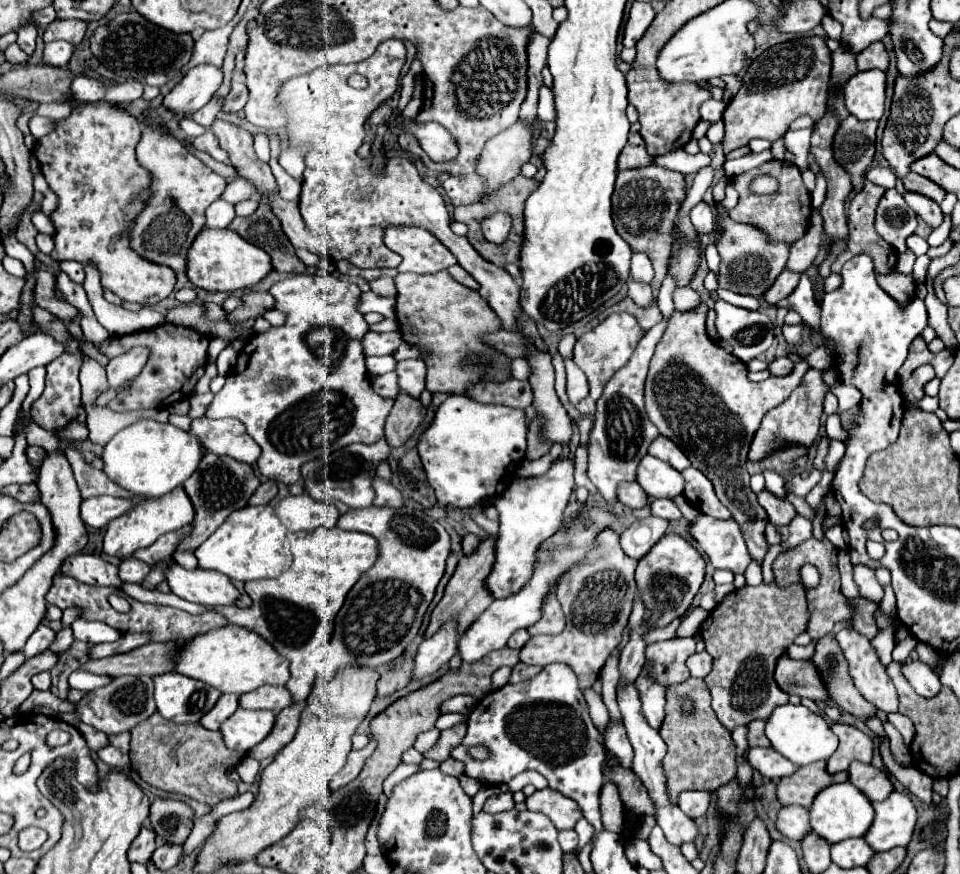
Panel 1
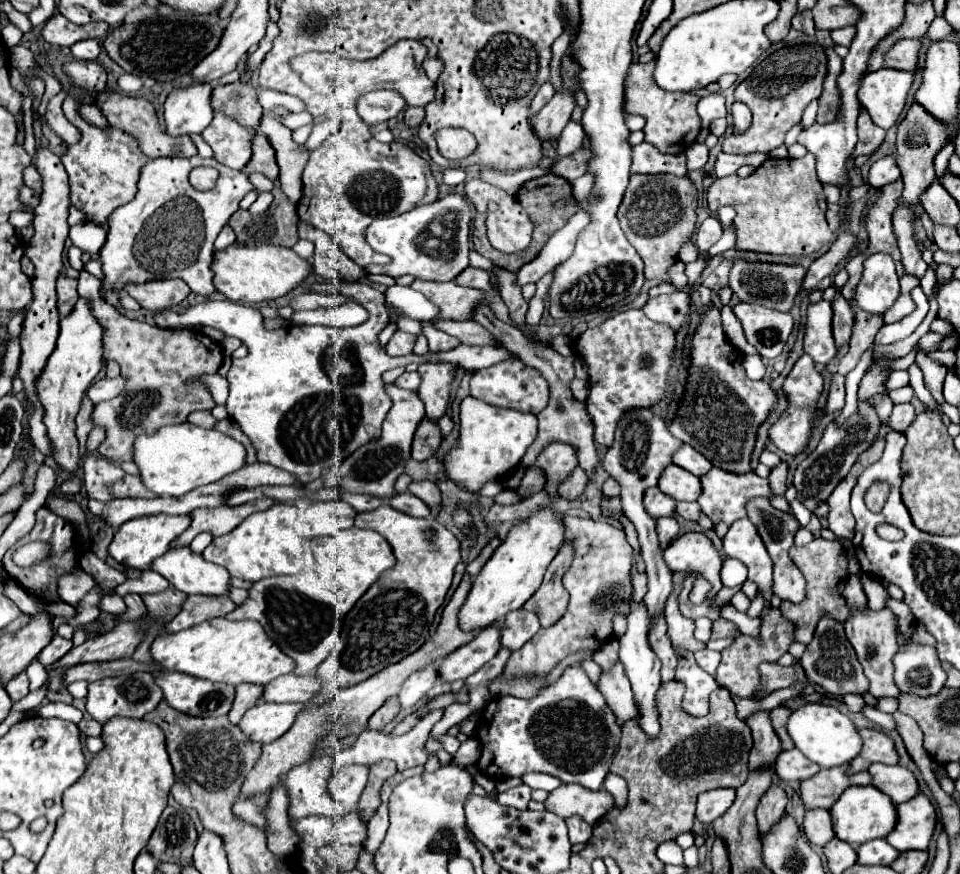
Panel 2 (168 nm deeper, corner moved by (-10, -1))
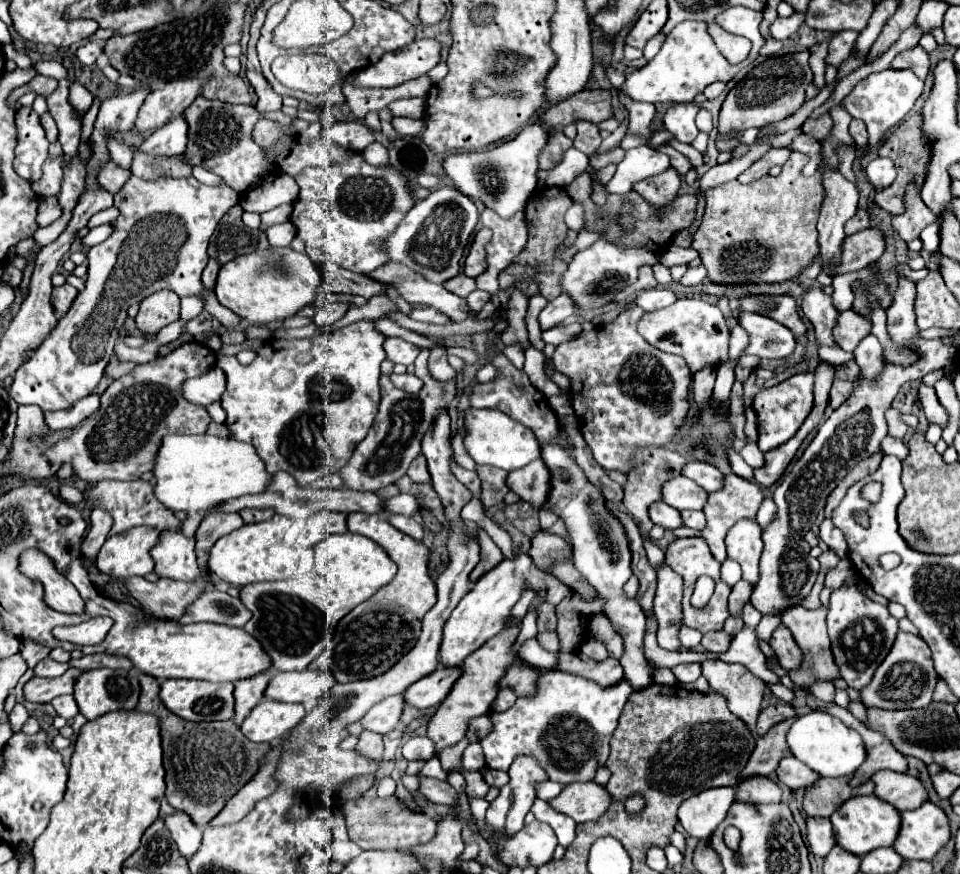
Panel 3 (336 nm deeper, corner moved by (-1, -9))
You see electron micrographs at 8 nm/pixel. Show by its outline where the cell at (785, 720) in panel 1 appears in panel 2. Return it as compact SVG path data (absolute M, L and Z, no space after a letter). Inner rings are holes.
M805 704L797 710L793 710L793 714L789 716L787 722L787 732L795 742L795 748L801 750L811 762L819 764L821 768L833 768L833 766L841 766L849 760L853 760L859 750L861 750L861 738L853 726L853 722L841 714L835 706L829 704Z

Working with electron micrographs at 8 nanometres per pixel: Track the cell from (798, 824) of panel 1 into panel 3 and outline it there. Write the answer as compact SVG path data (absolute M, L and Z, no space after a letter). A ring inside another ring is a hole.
M808 818L806 826L808 826L808 842L812 852L816 856L826 856L830 848L836 846L830 818Z

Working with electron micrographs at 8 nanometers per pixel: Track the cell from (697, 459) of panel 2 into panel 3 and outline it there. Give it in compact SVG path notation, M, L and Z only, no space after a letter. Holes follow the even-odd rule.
M688 460L688 464L682 470L684 476L692 478L696 484L700 484L706 492L718 492L724 486L724 474L706 462L698 462L698 460Z

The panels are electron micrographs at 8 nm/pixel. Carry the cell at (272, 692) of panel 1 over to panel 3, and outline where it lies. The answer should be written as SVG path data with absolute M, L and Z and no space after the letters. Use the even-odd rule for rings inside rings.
M326 670L278 672L266 688L266 698L278 702L298 702L310 710L334 684L334 676Z

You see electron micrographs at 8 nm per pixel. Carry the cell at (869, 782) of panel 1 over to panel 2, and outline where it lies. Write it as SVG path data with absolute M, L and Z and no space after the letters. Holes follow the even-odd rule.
M873 764L869 768L869 774L873 778L873 786L877 790L883 790L889 798L893 798L895 804L907 802L913 796L919 794L919 786L915 776L903 768L903 766L887 766L887 764Z

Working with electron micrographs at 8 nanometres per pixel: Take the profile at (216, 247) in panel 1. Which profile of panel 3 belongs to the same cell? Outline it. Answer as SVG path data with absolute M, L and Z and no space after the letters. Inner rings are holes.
M266 248L254 254L246 254L226 262L216 280L216 298L222 306L236 312L250 324L270 324L282 322L294 316L304 306L310 306L316 298L316 290L322 282L322 272L318 264L310 260L306 252L296 252L286 248Z

